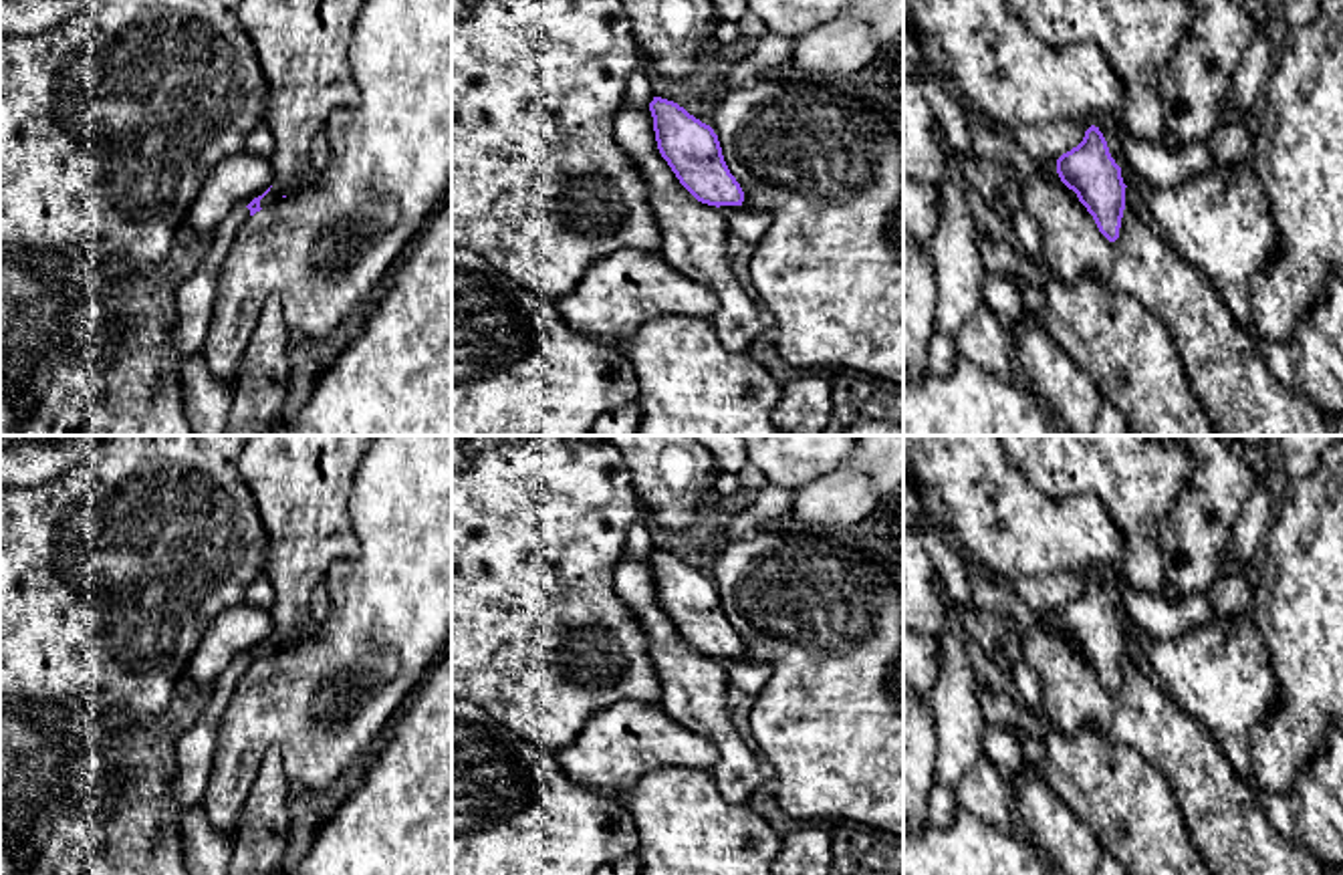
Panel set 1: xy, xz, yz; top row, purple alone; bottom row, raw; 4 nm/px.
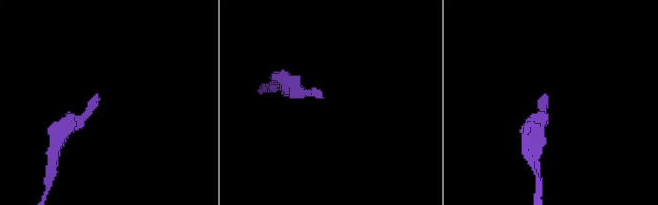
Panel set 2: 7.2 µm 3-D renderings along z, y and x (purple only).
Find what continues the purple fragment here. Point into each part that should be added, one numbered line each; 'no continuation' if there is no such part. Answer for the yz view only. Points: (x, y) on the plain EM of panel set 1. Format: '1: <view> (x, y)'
1: yz (1116, 599)

